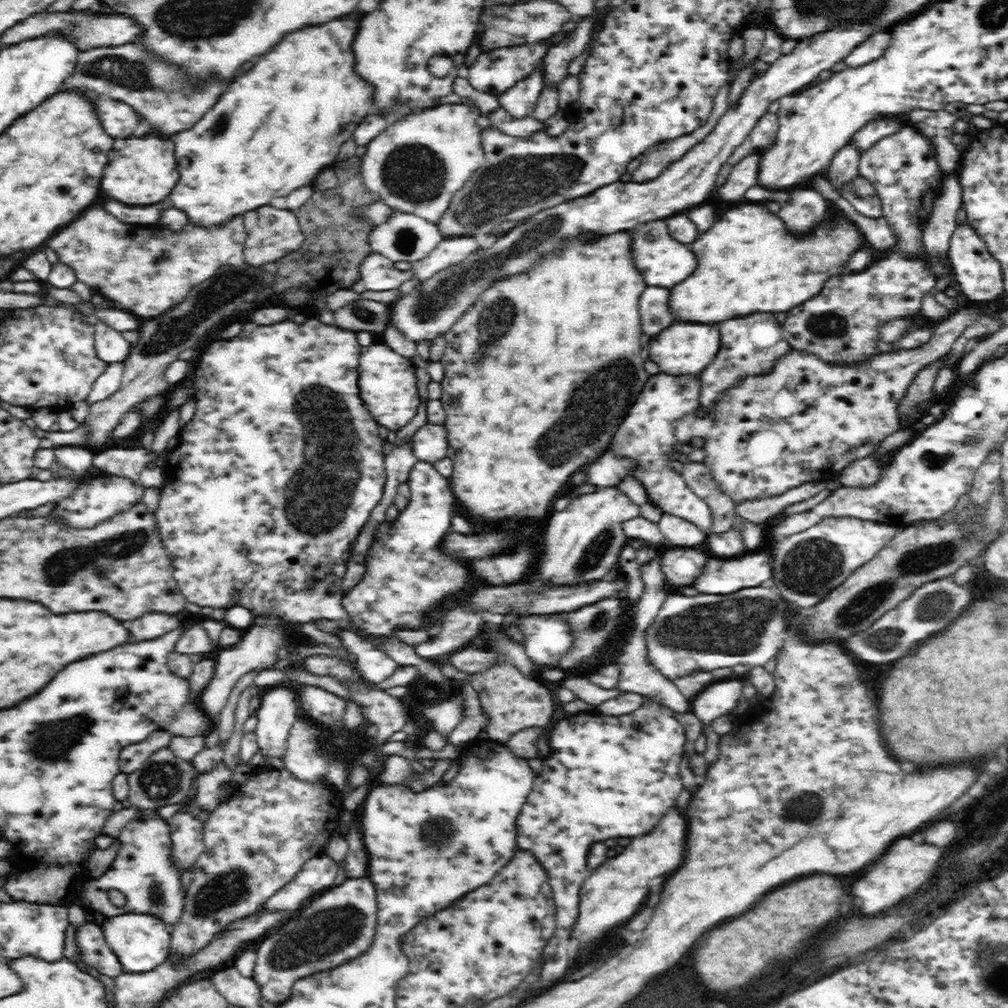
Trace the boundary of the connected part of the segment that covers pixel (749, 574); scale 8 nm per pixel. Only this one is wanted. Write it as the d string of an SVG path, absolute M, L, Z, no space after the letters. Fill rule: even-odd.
M767 543L748 556L732 560L709 560L700 578L692 584L703 594L732 594L744 588L770 584L772 565Z

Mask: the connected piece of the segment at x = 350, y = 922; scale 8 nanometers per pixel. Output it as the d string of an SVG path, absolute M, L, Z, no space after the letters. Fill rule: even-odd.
M348 878L346 882L317 892L296 916L276 928L255 948L257 958L250 979L258 985L268 1004L280 1006L294 994L295 984L316 972L332 970L364 954L373 944L377 931L376 886L370 878Z

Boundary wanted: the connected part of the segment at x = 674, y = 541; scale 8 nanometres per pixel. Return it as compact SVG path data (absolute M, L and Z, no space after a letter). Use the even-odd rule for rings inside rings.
M662 513L657 523L665 542L673 547L694 547L707 540L706 532L681 516Z

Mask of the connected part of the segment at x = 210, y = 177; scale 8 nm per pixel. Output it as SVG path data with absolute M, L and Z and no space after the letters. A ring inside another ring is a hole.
M348 16L346 20L338 20L338 22L330 22L326 26L316 26L316 28L306 28L300 32L294 32L290 36L286 36L284 42L280 42L270 54L258 58L258 62L254 64L254 68L250 72L246 72L244 76L240 76L226 94L220 96L220 102L208 110L190 130L182 130L178 134L168 134L164 138L170 138L176 146L176 158L178 158L178 172L180 172L180 180L178 184L172 188L172 194L168 196L172 200L172 206L182 210L188 216L188 222L192 226L204 228L204 230L214 230L220 228L228 222L232 222L238 216L244 216L242 212L250 212L256 210L260 206L270 204L270 196L288 196L298 188L311 185L315 178L329 167L333 167L336 163L336 154L340 150L343 142L348 141L352 135L356 124L362 122L362 118L366 116L368 108L370 108L371 96L370 86L366 86L366 82L360 82L360 78L352 72L352 54L350 54L350 42L354 40L354 30L356 30L356 22L350 20L352 16Z

